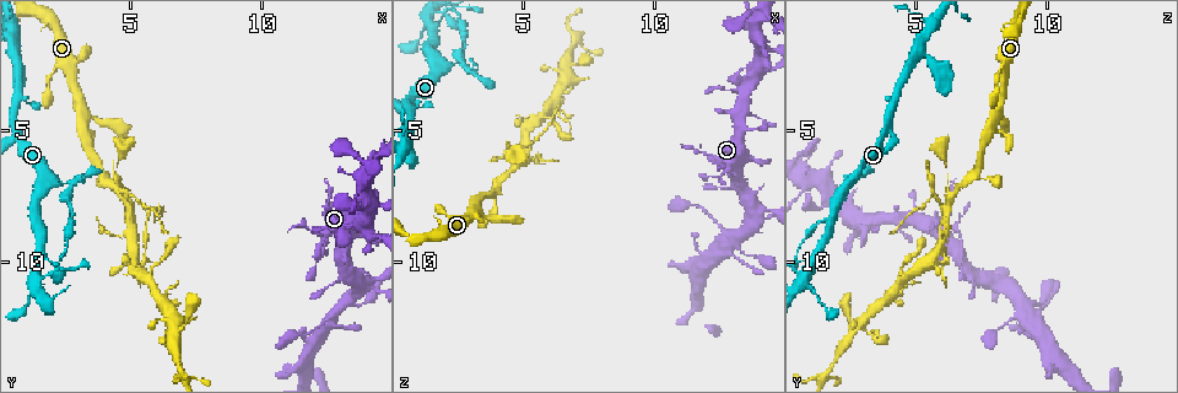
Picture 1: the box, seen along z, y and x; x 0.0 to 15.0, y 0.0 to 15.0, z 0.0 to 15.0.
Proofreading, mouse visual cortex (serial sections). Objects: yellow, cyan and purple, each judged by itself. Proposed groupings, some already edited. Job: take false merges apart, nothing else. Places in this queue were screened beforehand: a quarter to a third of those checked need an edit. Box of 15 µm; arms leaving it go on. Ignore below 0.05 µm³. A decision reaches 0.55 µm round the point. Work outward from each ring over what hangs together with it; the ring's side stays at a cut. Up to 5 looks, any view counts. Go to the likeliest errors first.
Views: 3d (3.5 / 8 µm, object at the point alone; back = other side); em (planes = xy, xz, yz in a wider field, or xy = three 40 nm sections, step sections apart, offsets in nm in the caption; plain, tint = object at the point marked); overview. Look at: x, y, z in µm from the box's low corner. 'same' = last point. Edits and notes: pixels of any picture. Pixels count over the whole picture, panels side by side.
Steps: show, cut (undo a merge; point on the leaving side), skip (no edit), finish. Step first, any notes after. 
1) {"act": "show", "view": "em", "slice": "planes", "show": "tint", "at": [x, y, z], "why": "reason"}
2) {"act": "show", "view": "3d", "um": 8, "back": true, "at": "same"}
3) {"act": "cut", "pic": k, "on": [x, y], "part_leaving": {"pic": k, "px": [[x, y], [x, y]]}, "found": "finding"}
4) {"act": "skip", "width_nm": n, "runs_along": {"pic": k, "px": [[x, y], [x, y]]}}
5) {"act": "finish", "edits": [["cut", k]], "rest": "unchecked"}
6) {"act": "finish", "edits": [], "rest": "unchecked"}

{"act": "show", "view": "3d", "um": 3.5, "at": [4.7, 7.4, 6.3], "why": "branch point"}

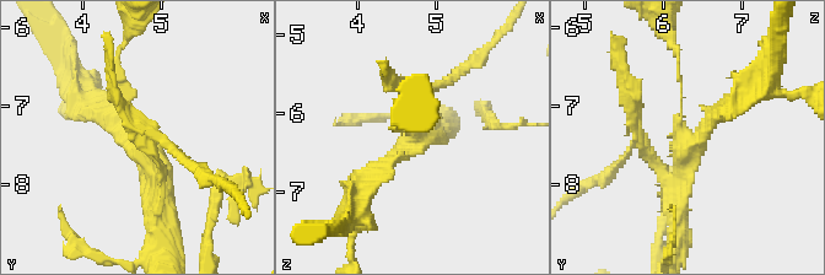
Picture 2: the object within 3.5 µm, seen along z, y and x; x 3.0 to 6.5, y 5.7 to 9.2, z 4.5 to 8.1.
{"act": "show", "view": "em", "slice": "xy", "step": 3, "show": "tint", "at": [4.70, 7.50, 6.35], "why": "now the EM"}

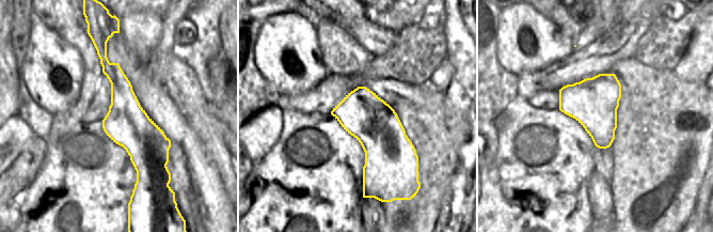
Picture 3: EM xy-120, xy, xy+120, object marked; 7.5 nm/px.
{"act": "cut", "pic": 2, "on": [152, 124], "part_leaving": {"pic": 2, "px": [[155, 161], [162, 139], [219, 179]]}, "found": "a second cell is stuck on"}

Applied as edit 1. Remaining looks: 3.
{"act": "show", "view": "overview", "why": "redraw"}

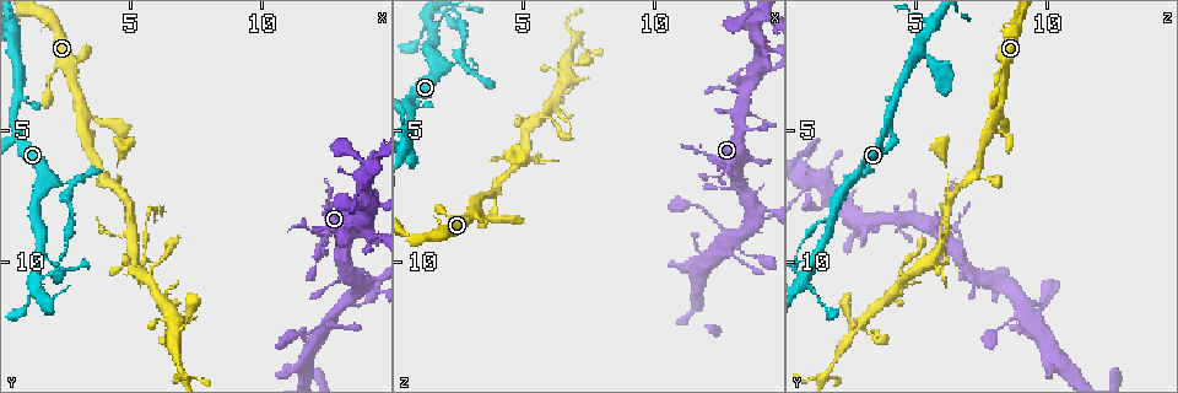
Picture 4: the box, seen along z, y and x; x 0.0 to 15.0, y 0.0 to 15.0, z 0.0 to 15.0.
{"act": "show", "view": "3d", "um": 3.5, "back": true, "at": [5.1, 9.8, 5.5], "why": "small branch off a trunk"}

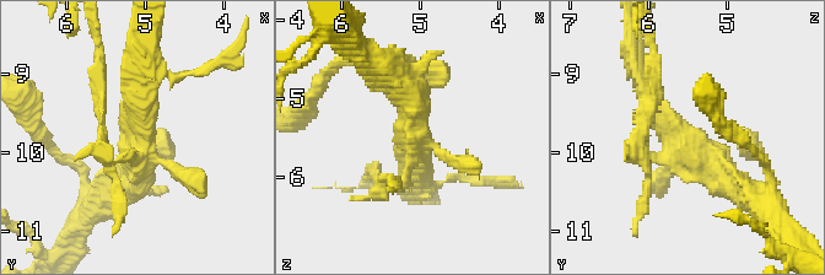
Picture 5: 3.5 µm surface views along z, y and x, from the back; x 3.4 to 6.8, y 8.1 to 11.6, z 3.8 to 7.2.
{"act": "show", "view": "em", "slice": "xy", "step": 3, "show": "tint", "at": [5.10, 9.85, 5.55], "why": "now the EM"}

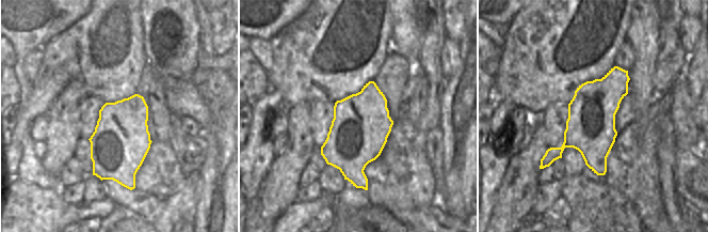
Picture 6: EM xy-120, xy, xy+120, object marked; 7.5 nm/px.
{"act": "skip", "width_nm": 440, "runs_along": {"pic": 5, "px": [[637, 70], [680, 143], [744, 192]]}, "found": "one cell here"}

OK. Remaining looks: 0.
{"act": "finish", "edits": [["cut", 2]], "rest": "unchecked"}

